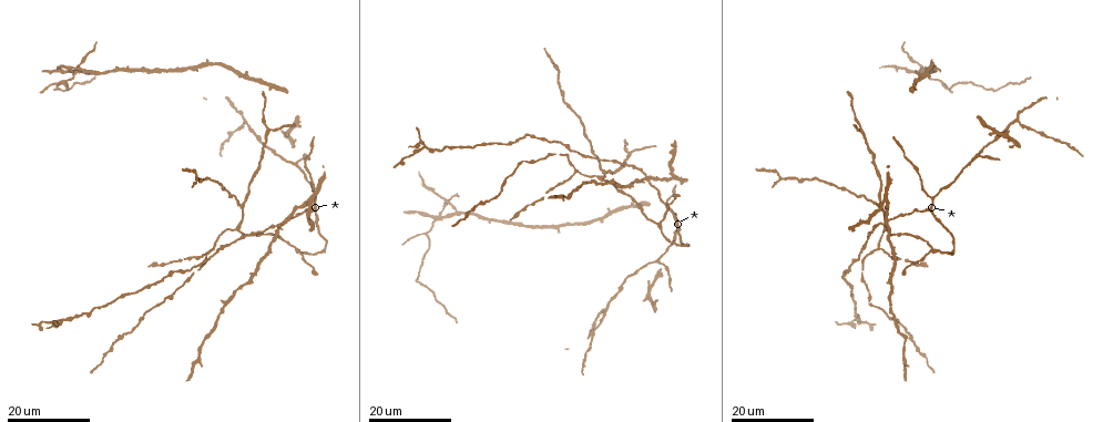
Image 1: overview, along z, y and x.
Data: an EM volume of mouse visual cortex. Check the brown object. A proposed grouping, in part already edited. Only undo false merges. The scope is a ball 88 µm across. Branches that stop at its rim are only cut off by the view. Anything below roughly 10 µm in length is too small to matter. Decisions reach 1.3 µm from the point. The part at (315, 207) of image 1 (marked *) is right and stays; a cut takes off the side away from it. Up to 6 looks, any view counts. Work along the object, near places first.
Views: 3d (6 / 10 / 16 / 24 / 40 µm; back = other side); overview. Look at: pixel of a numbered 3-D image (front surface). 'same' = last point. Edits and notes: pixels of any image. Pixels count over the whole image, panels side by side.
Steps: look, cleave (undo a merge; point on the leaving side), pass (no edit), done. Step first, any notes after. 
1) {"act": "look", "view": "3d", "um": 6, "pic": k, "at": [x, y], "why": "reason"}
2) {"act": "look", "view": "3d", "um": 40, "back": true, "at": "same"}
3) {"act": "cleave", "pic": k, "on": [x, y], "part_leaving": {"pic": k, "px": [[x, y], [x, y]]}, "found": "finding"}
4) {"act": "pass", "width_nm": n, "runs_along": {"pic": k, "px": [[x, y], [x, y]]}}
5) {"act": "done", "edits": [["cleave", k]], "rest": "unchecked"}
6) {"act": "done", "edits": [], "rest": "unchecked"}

{"act": "look", "view": "3d", "um": 24, "pic": 1, "at": [671, 177], "why": "abrupt turn"}

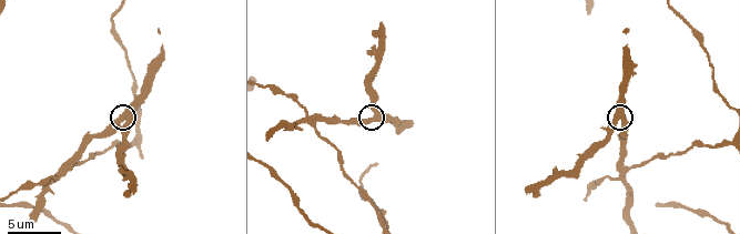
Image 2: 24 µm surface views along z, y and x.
{"act": "look", "view": "3d", "um": 6, "pic": 2, "at": [621, 116], "why": "zoom in"}

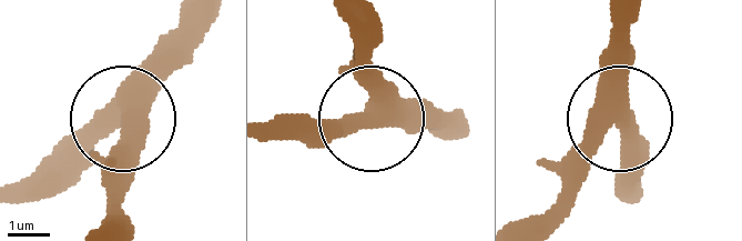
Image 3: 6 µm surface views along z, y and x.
{"act": "pass", "found": "one neuron here"}

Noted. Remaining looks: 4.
{"act": "look", "view": "3d", "um": 24, "pic": 1, "at": [573, 172], "why": "branch point"}

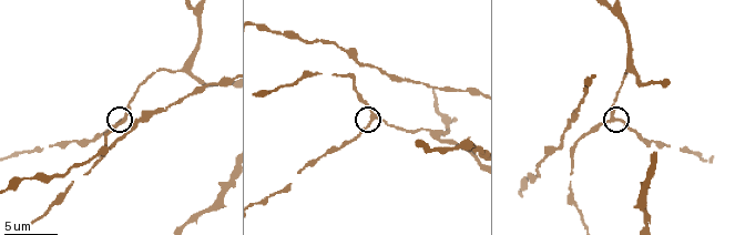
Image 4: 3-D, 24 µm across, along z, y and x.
{"act": "look", "view": "3d", "um": 10, "pic": 4, "at": [373, 118], "why": "zoom in"}

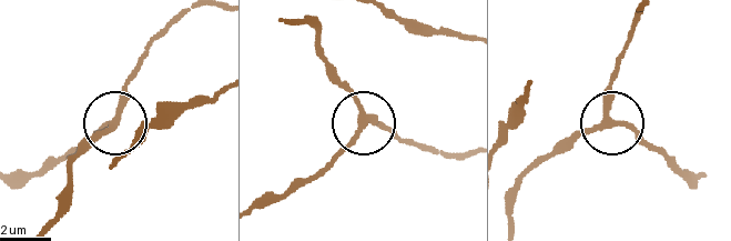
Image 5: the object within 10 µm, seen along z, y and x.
{"act": "pass", "runs_along": {"pic": 5, "px": [[640, 21], [612, 91], [612, 117], [655, 152]]}, "found": "one neuron here"}

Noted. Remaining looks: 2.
{"act": "done", "edits": [], "rest": "unchecked"}

